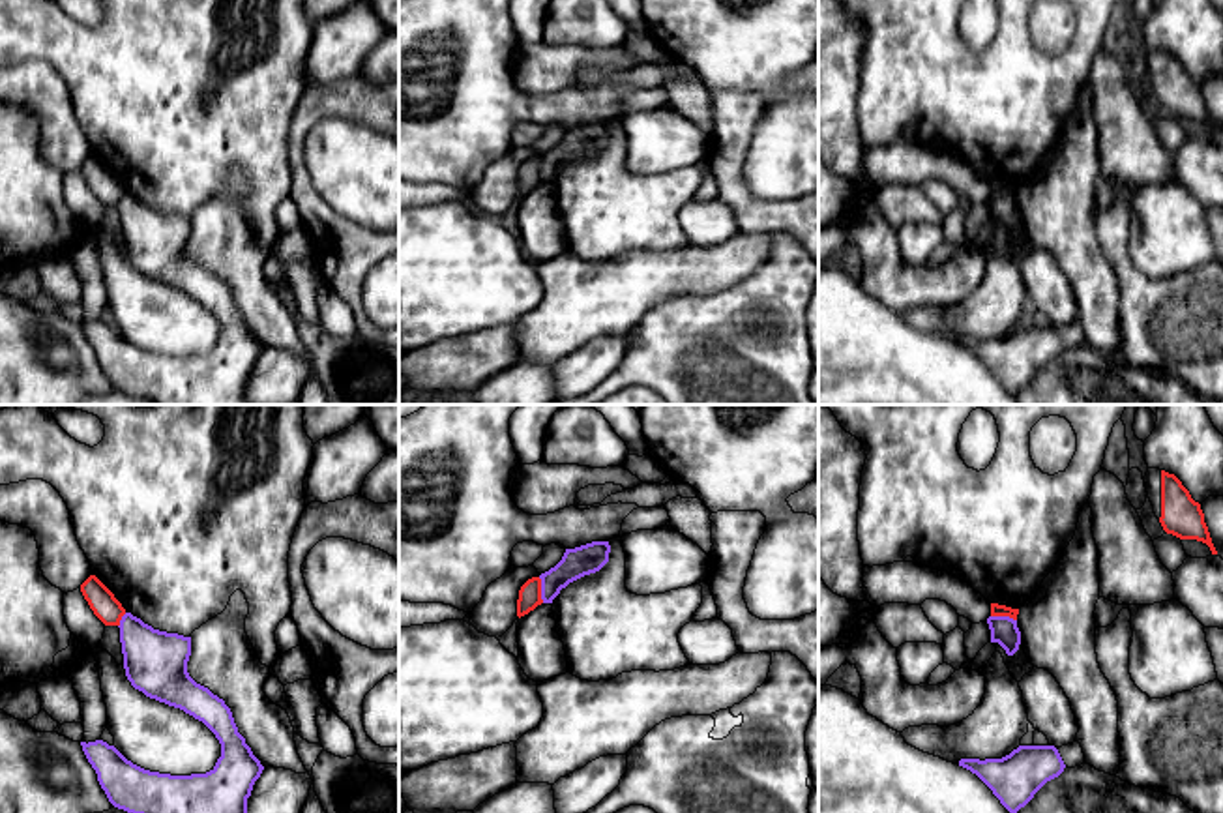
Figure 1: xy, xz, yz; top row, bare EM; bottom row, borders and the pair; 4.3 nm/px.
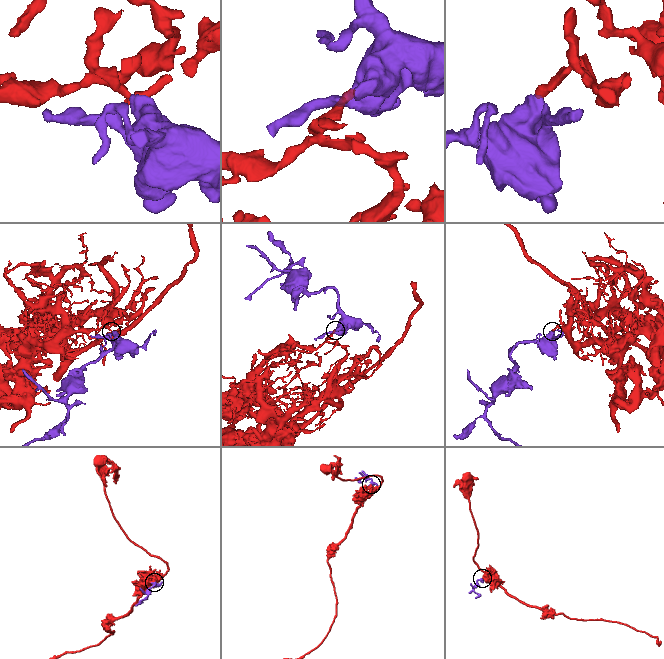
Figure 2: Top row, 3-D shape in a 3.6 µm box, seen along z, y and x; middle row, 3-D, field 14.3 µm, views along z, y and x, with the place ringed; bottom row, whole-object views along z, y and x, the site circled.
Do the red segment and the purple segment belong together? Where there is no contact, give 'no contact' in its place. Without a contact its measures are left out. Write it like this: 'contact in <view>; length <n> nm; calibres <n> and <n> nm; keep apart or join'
contact in xz; length 110 nm; calibres 100 and 130 nm; keep apart

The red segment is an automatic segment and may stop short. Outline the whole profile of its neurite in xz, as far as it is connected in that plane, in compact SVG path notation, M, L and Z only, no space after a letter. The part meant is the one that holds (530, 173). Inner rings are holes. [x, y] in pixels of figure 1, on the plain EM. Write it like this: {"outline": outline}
{"outline": "M532 157L528 159L521 170L519 170L519 180L517 180L517 197L524 197L530 191L534 191L538 185L541 185L541 159Z"}

